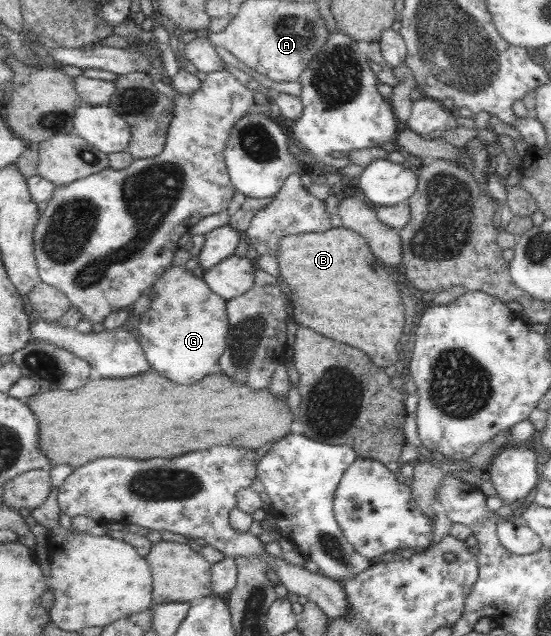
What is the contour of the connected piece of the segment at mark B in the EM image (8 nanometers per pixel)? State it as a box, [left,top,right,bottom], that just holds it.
[277,227,404,368]

